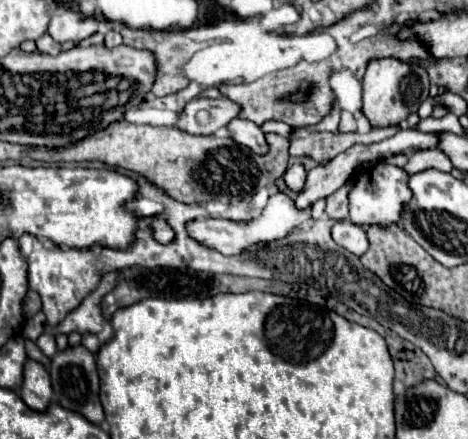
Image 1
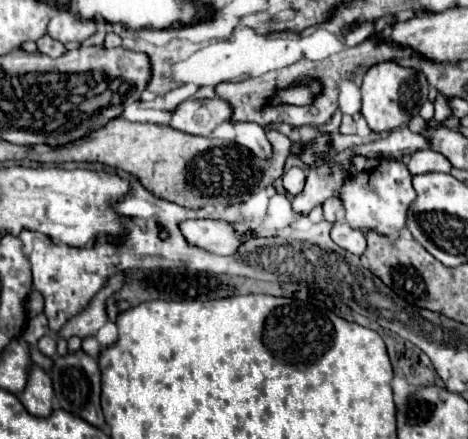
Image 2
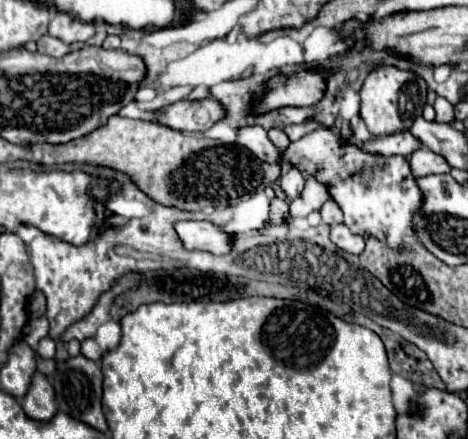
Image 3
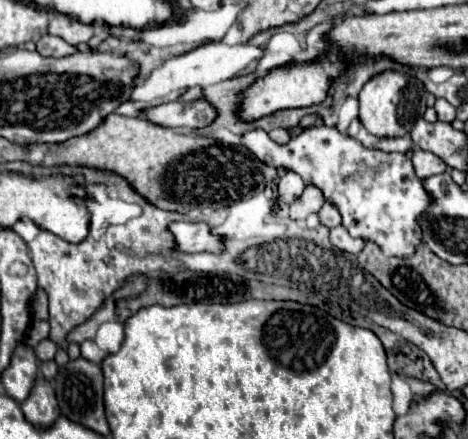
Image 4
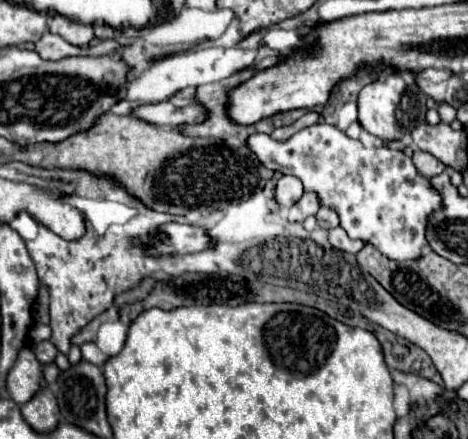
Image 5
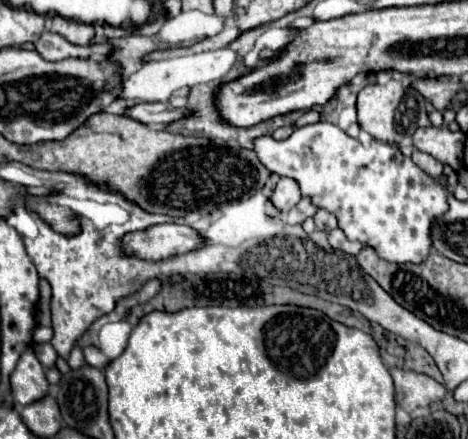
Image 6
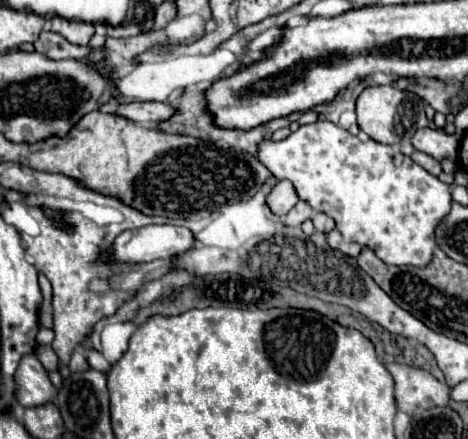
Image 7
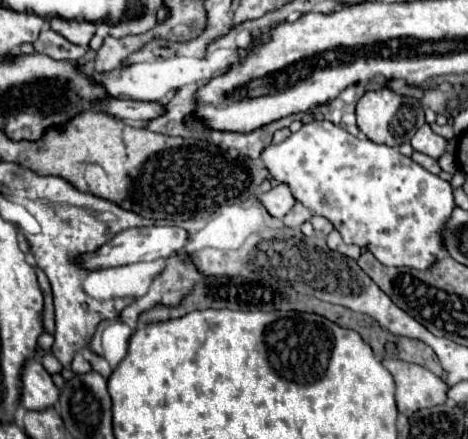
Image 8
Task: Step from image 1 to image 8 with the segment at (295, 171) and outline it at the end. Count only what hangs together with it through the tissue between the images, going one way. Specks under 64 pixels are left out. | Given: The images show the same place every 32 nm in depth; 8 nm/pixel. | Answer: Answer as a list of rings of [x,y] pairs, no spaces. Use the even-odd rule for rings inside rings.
[[[278,184],[272,190],[260,194],[260,202],[272,218],[282,218],[296,204],[296,200],[292,200],[292,194],[288,192],[286,184]]]

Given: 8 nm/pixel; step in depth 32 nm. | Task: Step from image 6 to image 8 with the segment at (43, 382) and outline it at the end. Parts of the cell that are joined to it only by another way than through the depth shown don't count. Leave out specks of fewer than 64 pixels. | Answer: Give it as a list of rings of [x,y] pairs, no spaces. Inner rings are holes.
[[[32,360],[24,366],[22,370],[22,400],[20,404],[26,410],[48,410],[54,408],[58,398],[60,398],[60,390],[56,388],[52,376],[44,370],[44,366],[38,360]]]

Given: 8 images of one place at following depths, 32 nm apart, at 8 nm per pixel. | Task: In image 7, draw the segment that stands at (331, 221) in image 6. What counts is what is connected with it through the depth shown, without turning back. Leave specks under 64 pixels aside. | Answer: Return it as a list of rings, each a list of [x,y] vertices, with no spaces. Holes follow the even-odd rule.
[[[314,214],[312,216],[312,222],[314,222],[314,228],[316,228],[316,232],[320,232],[320,234],[328,234],[330,230],[334,230],[334,224],[332,224],[332,218],[328,218],[328,216],[324,216],[324,214]]]

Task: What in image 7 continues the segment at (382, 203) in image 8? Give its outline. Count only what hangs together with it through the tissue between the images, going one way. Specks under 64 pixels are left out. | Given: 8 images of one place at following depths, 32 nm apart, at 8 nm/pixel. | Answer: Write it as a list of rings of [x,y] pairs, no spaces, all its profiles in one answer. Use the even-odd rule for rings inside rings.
[[[318,120],[314,124],[300,126],[282,142],[262,142],[258,160],[274,178],[290,180],[298,198],[312,210],[330,216],[346,242],[358,242],[362,248],[370,248],[384,264],[390,266],[424,268],[432,262],[432,256],[438,250],[436,228],[452,208],[450,186],[412,162],[412,158],[404,156],[398,146],[386,146],[374,140],[362,142],[344,128],[328,120]]]

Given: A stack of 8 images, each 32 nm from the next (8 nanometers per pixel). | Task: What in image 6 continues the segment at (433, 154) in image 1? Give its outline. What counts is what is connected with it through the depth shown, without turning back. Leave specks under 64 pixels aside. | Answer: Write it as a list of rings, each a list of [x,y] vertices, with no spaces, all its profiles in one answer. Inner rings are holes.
[[[414,150],[412,160],[414,160],[416,166],[420,166],[424,172],[428,172],[434,178],[438,178],[442,174],[442,162],[438,162],[436,158],[432,158],[432,156],[428,156],[428,154],[420,152],[420,150]]]

